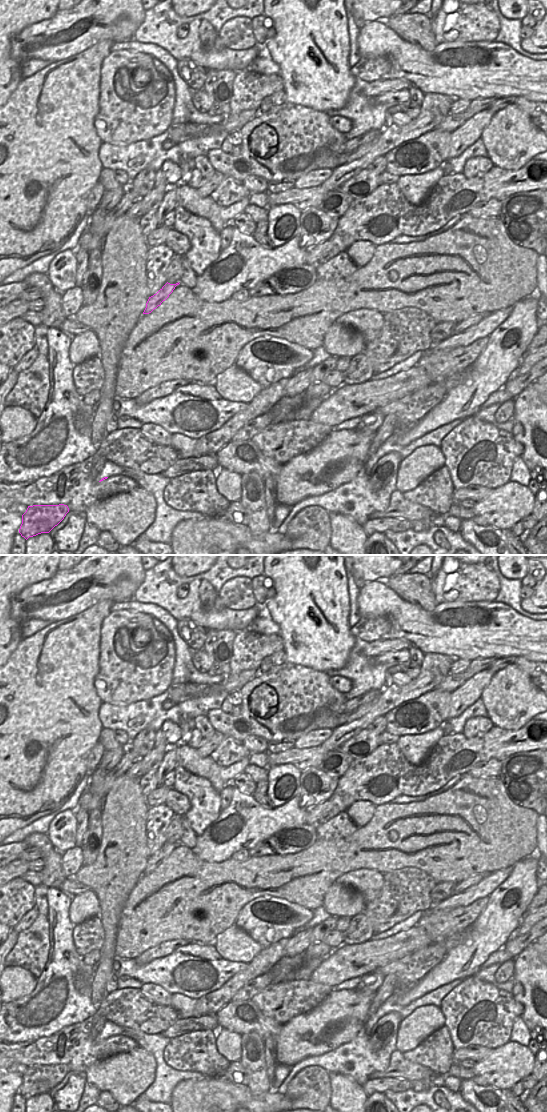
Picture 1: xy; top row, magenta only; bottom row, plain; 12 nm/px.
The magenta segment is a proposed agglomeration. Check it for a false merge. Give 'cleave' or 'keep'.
keep

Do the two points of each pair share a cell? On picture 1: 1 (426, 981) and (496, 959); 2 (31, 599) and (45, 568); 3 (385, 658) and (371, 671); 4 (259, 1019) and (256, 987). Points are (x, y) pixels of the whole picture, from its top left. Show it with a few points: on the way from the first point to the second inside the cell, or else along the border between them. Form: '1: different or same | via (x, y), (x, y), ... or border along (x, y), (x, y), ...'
1: different | border along (501, 948), (494, 951), (474, 974)
2: different | border along (58, 570), (51, 577), (29, 584), (18, 593)
3: different | border along (375, 656), (379, 663), (399, 663)
4: different | border along (250, 999), (232, 1001)

